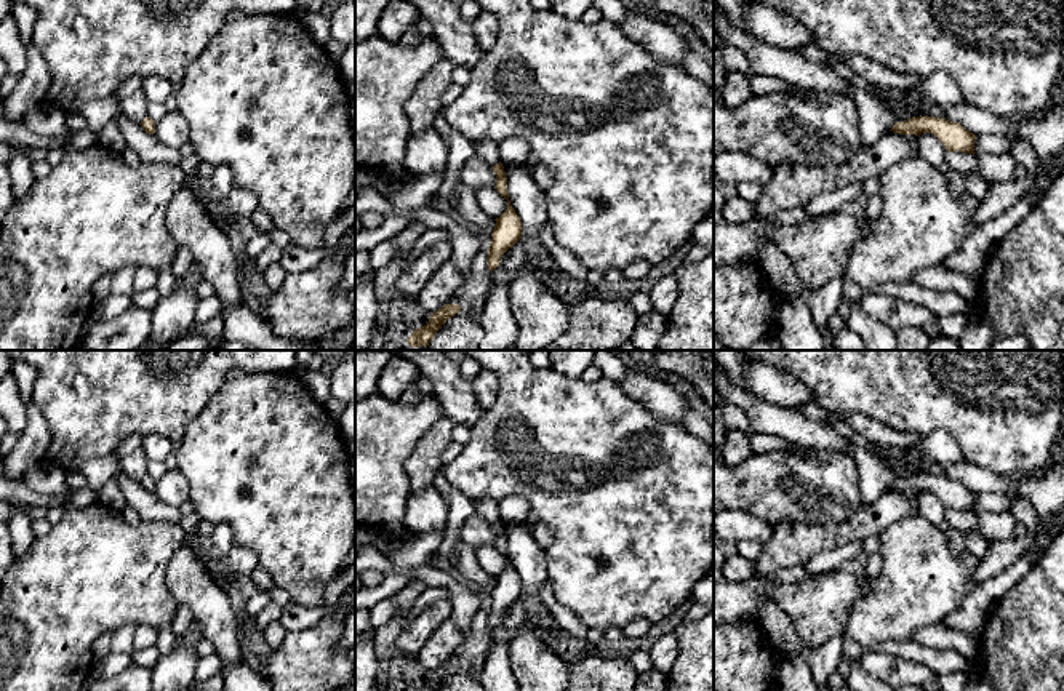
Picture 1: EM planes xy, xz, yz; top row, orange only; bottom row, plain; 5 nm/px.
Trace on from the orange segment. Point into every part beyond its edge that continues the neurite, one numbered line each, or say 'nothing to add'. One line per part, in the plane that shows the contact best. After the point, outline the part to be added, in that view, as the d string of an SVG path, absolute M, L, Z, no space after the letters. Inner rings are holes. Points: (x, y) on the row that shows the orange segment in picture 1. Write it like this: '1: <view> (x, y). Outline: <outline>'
1: xz (487, 149). Outline: M482 139L474 142L475 155L485 158L491 166L498 165L499 160L499 142L491 139Z

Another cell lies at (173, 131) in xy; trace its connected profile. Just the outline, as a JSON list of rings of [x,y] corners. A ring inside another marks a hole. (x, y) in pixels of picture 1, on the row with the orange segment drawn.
[[[168,112],[155,123],[155,139],[166,147],[179,149],[190,141],[190,130],[179,112]]]

